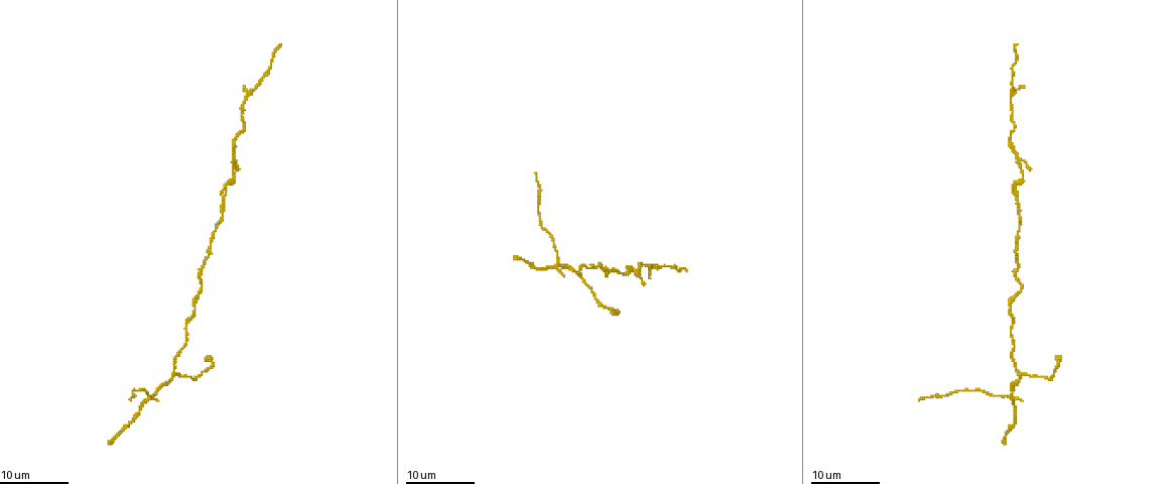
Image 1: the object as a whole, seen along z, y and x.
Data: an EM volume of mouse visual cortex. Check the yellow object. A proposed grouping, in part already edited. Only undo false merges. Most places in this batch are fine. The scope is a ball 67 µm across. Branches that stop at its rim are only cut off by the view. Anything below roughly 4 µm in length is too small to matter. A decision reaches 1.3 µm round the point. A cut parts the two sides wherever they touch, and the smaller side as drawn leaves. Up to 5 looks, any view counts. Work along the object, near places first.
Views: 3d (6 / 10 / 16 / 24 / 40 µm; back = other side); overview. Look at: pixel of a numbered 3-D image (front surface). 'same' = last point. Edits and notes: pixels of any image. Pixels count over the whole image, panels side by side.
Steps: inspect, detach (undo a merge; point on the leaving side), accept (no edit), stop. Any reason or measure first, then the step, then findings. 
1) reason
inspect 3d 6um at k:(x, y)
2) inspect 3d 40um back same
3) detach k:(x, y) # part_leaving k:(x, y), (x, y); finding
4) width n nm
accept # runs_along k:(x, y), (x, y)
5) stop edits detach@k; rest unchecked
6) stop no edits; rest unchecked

inspect 3d 10um at 1:(1019, 162)

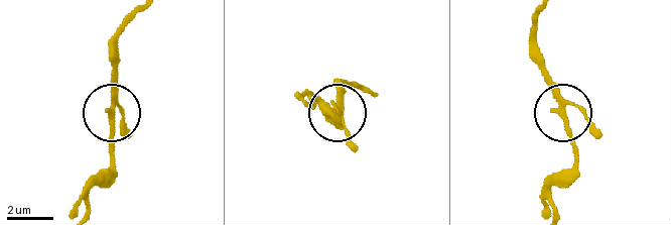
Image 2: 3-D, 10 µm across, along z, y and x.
width 180 nm
accept # runs_along 2:(552, 209), (553, 186), (573, 162), (574, 145), (540, 61); continuous, no second neuron

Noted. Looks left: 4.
branch point
inspect 3d 6um at 1:(580, 275)

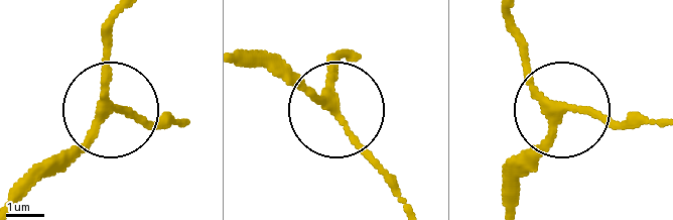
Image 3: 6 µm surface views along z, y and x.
inspect 3d 6um back at 3:(558, 110)

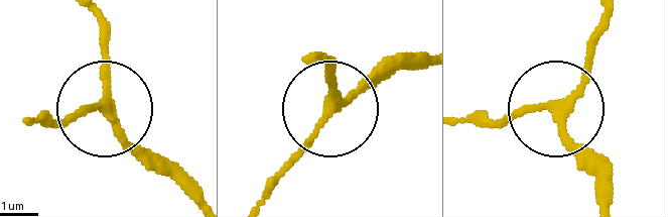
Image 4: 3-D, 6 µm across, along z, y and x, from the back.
arms 3
accept # runs_along 4:(313, 61), (332, 70), (329, 118), (268, 183); all the same neuron

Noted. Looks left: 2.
looks like a crossing
inspect 3d 6um at 1:(555, 264)

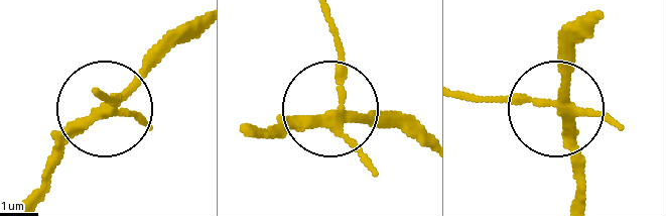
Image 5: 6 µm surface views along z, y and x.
inspect 3d 6um back at 5:(339, 105)

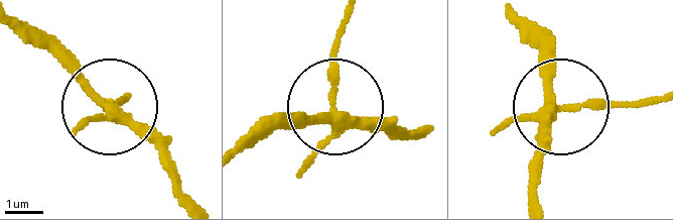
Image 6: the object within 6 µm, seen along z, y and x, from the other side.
width 240 nm
detach 6:(332, 54) # part_leaving 6:(334, 107), (345, 14); two neurons meet here

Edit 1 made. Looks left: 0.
stop edits detach@6; rest unchecked

